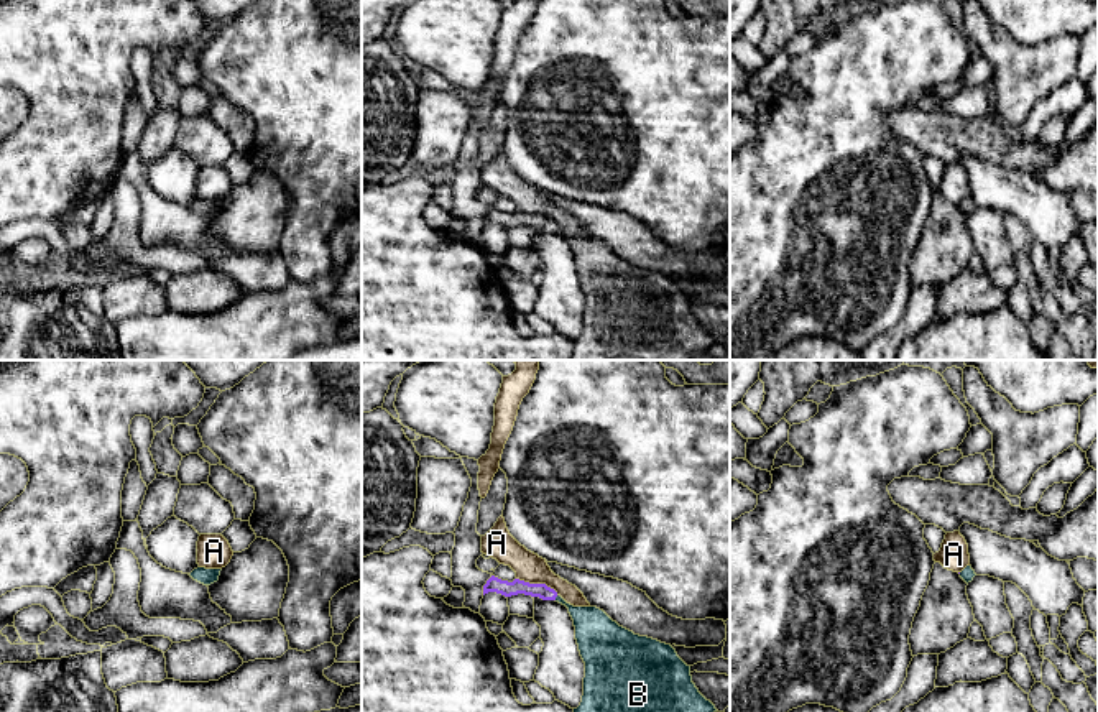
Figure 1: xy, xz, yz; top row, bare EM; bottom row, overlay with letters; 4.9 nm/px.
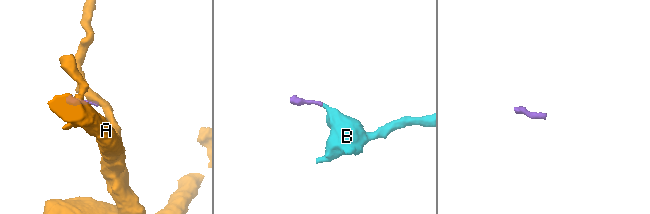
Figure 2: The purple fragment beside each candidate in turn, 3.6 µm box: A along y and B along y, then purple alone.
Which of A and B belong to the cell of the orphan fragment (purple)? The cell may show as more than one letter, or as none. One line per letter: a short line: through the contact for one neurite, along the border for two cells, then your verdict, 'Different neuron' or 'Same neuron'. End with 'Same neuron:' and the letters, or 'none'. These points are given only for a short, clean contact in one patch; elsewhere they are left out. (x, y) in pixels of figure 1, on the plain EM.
A: Line: xz (516, 209), (526, 214), (544, 214), (558, 226). Different neuron
B: Line: xz (515, 219), (539, 221), (556, 227), (594, 260). Same neuron
Same neuron: B

